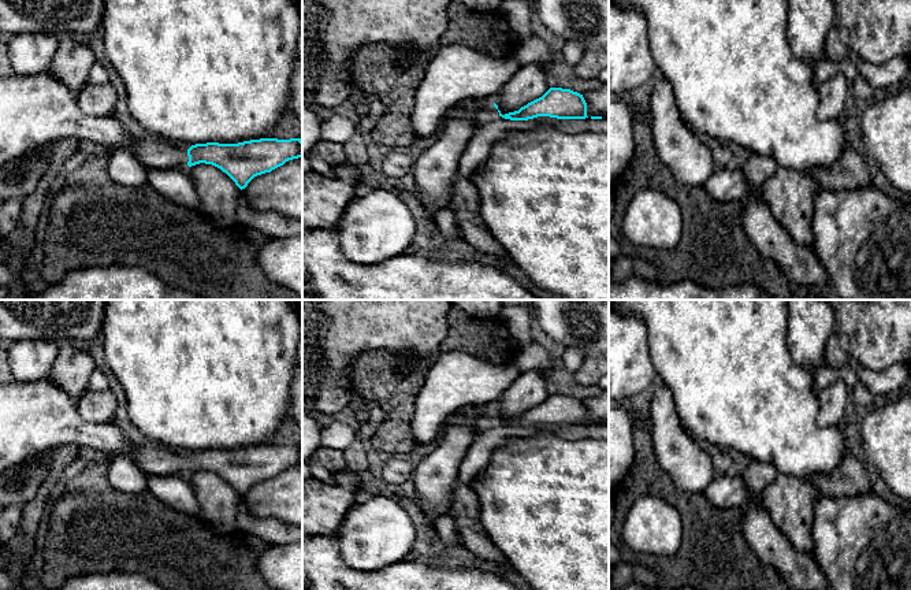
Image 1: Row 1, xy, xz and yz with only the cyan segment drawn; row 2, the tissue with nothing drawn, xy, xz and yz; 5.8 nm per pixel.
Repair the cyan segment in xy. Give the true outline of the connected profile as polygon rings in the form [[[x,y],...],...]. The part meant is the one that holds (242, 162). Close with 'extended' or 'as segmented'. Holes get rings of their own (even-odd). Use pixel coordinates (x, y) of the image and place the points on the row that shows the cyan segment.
[[[49,70],[0,77],[0,168],[64,137],[129,149],[149,168],[200,163],[226,172],[242,190],[257,175],[302,157],[302,140],[260,138],[238,144],[207,142],[189,149],[150,136],[131,136],[115,115],[89,116]]]; extended

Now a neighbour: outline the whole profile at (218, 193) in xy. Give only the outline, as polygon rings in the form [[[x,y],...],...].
[[[205,163],[189,167],[189,174],[198,194],[198,212],[219,227],[233,227],[241,194],[235,182],[220,168]]]

